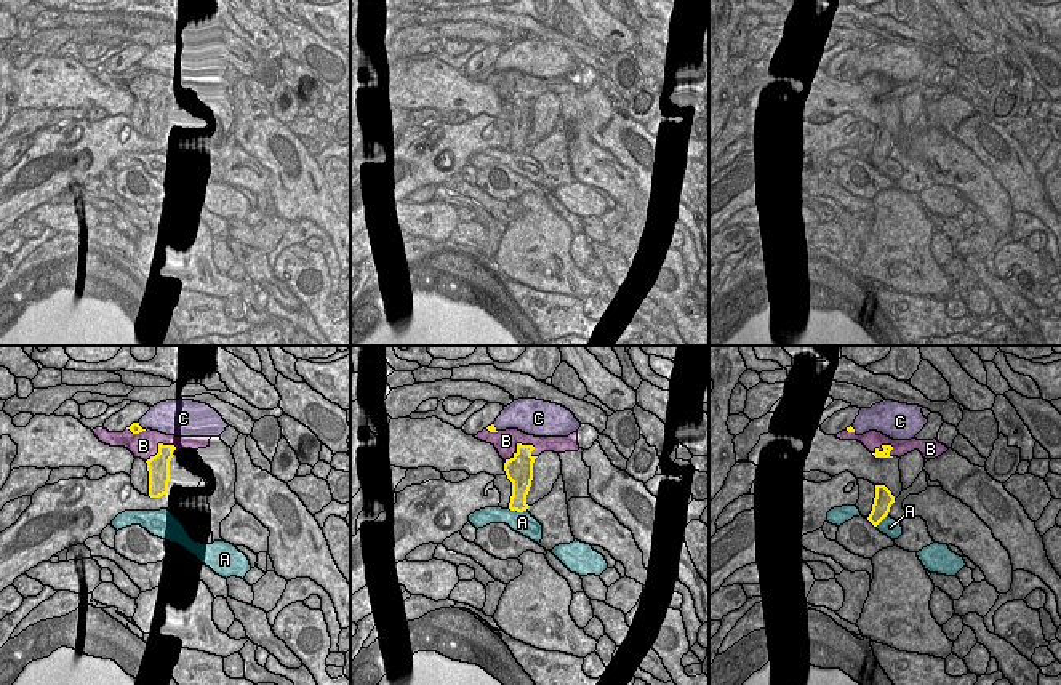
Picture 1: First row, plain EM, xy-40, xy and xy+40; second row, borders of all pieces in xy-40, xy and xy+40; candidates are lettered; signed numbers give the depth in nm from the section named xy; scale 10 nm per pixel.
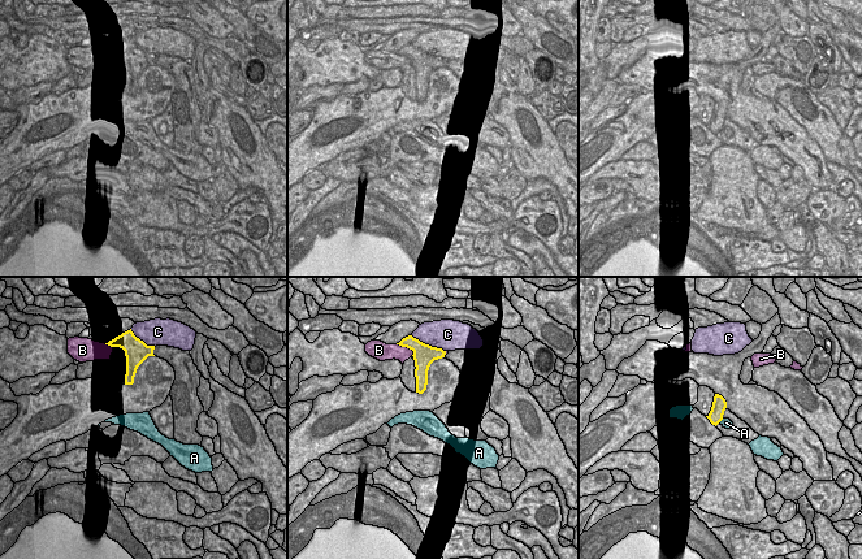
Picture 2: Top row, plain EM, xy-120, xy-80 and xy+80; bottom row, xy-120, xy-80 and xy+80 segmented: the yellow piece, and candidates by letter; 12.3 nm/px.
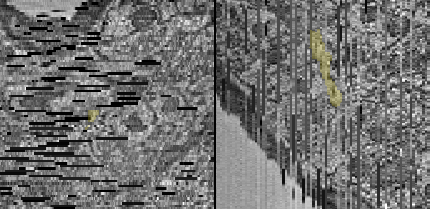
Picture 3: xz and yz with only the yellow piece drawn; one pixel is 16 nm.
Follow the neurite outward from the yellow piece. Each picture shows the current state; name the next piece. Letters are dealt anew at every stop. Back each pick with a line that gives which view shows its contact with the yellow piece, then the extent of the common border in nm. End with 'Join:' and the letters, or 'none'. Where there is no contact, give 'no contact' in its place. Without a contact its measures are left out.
Join: none

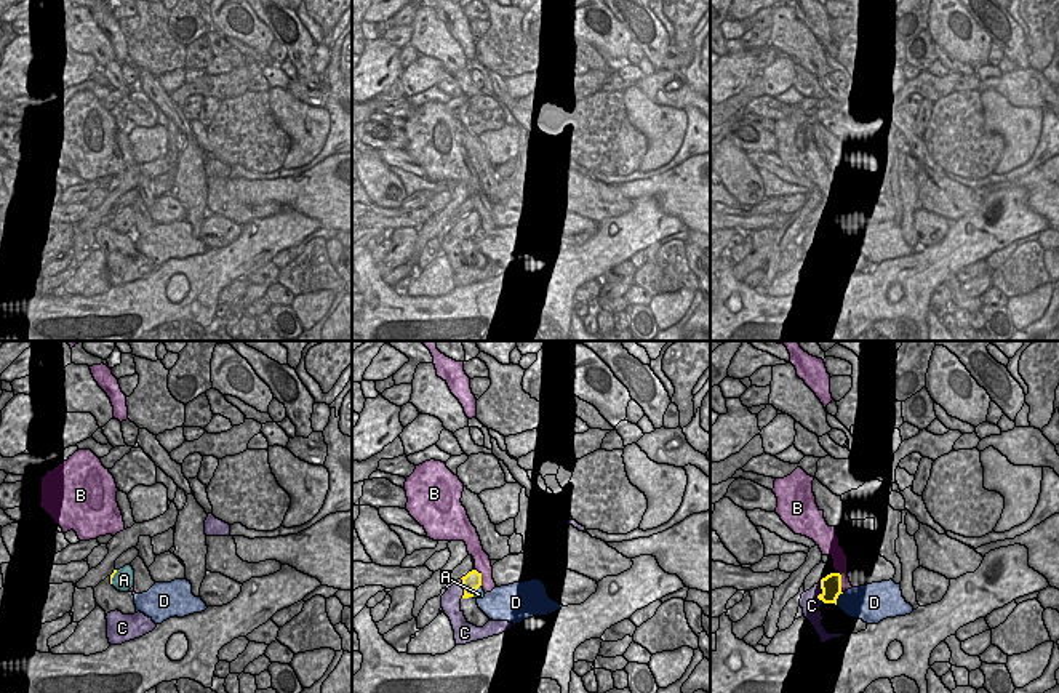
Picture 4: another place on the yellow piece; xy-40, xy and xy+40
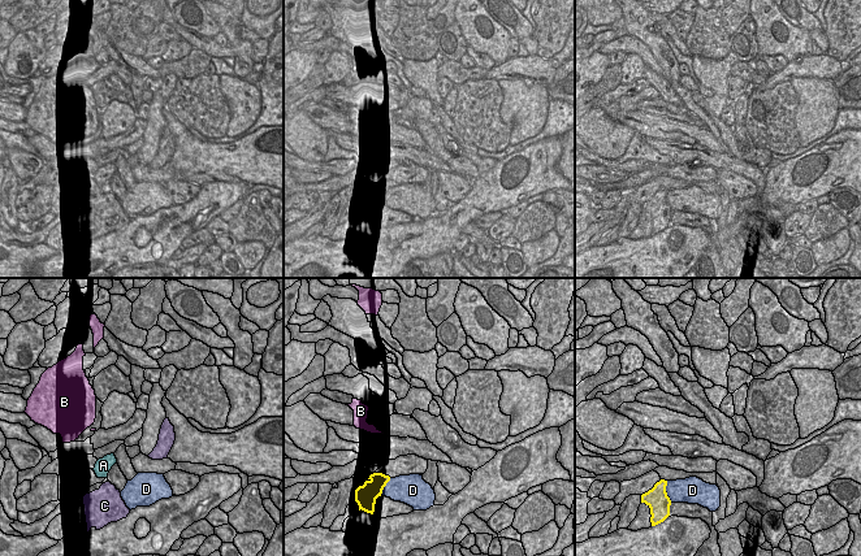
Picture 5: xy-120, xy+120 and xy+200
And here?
A: meets yellow in xy-40; contact 160 nm long
Join: A

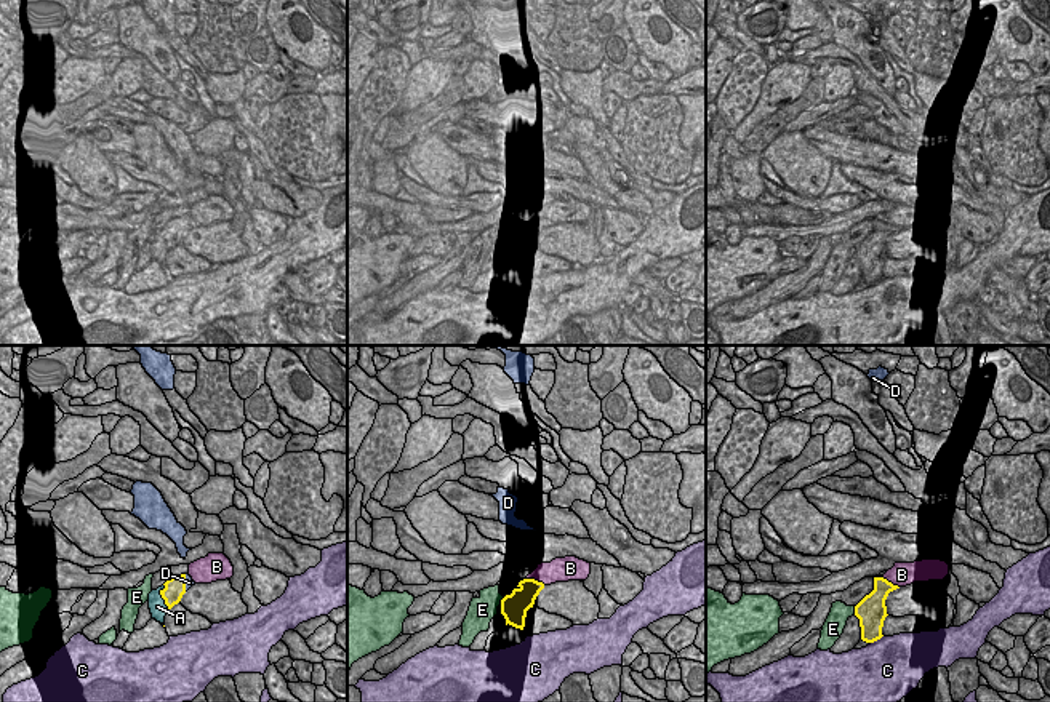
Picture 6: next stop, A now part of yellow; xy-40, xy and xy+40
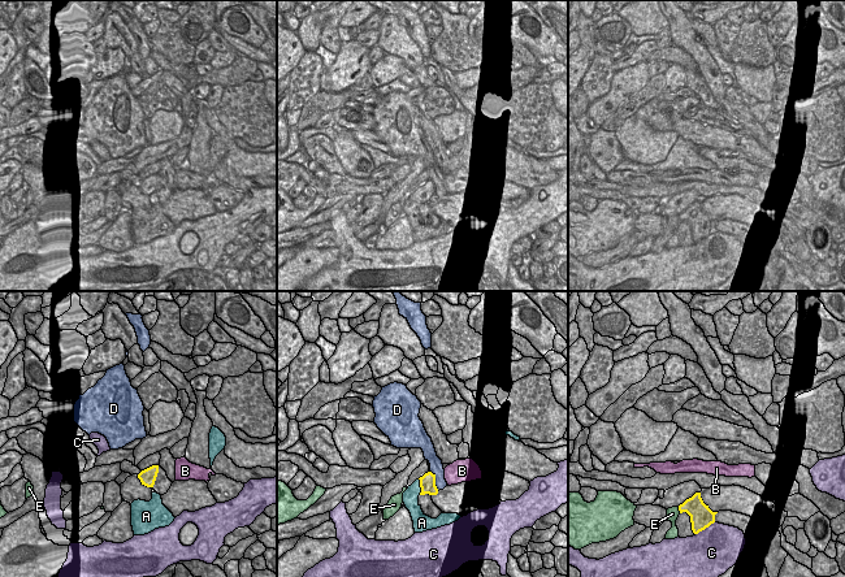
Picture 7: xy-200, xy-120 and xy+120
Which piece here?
Join: none

